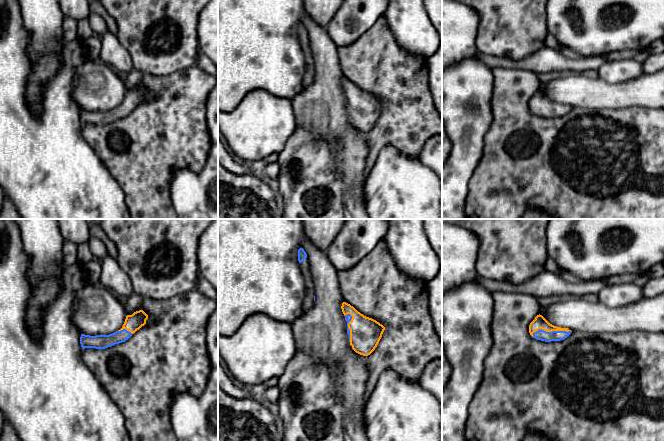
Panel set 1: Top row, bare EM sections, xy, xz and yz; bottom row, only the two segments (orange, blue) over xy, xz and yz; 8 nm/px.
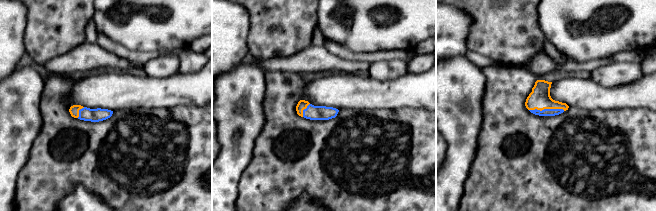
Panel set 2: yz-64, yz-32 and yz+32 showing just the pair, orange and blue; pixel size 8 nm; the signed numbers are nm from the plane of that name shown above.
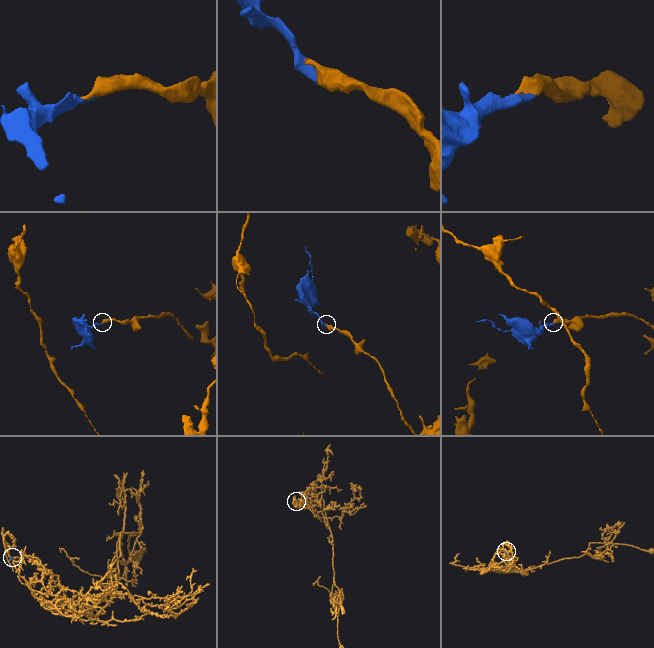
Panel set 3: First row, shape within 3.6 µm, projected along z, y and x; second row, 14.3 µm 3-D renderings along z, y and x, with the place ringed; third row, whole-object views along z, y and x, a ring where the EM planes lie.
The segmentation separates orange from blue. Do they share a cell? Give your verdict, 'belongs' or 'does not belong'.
belongs

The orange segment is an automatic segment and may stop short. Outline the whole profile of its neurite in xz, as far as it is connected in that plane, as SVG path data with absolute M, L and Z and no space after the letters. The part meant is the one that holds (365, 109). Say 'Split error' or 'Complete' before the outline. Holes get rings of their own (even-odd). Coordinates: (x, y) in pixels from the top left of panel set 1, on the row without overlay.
Split error. M346 78L342 79L341 85L347 98L352 125L360 131L370 131L377 123L385 103L376 96L364 92Z

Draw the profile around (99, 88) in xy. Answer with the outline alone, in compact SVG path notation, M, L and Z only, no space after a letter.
M88 60L76 70L75 92L81 110L109 111L120 106L127 88L116 71L100 61Z

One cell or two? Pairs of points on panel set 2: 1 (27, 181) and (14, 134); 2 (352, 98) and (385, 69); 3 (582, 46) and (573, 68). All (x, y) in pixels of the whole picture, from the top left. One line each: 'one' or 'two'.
1: two
2: two
3: two

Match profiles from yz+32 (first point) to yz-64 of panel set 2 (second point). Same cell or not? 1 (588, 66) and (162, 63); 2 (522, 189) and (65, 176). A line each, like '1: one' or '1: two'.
1: two
2: one

